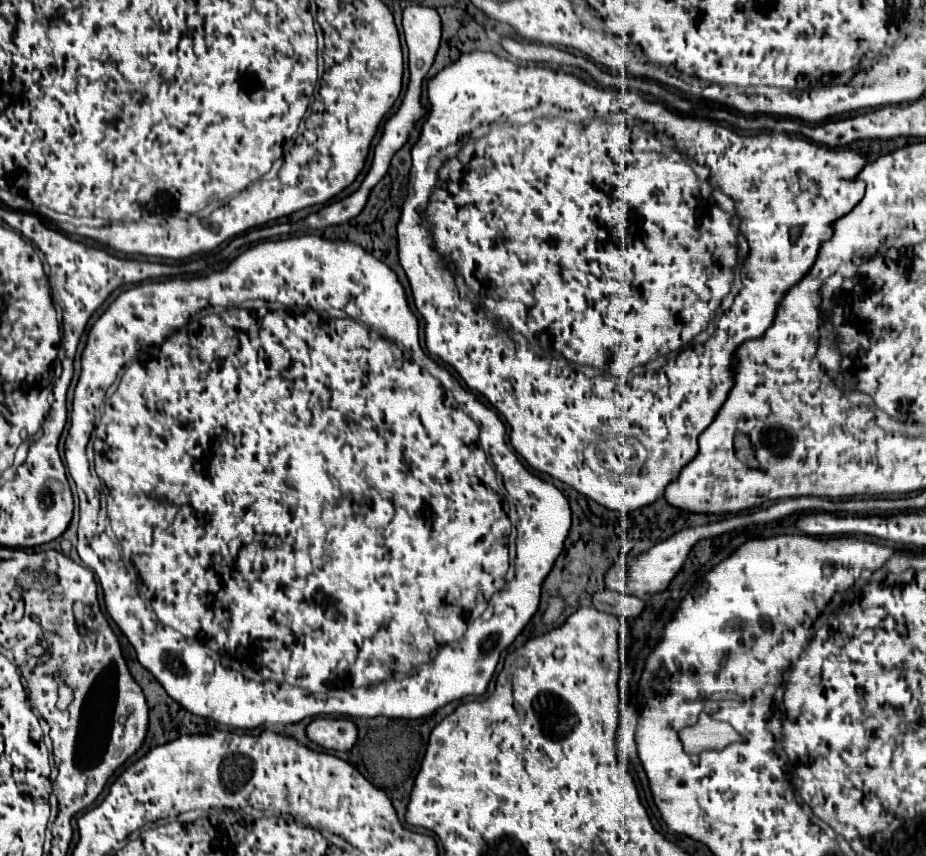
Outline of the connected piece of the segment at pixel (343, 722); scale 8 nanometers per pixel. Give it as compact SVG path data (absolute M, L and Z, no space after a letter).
M316 718L308 724L306 734L328 750L344 752L356 744L356 724L348 718Z

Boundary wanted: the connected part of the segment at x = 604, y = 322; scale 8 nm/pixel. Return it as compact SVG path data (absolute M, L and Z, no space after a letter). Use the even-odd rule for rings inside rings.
M476 50L476 52L470 52L470 54L462 54L462 56L460 56L460 58L458 58L458 60L456 60L456 62L454 62L454 64L452 64L452 66L448 66L448 68L444 68L444 70L442 70L442 72L438 72L438 74L436 74L436 76L434 76L434 78L432 78L432 80L430 80L430 82L428 82L428 102L430 102L430 112L428 112L428 116L426 116L426 122L424 122L424 126L422 126L422 134L420 134L420 140L418 140L418 142L416 142L416 146L414 146L414 148L412 148L412 162L414 162L414 166L412 166L412 174L410 174L410 176L409 176L409 186L408 186L408 198L406 198L406 202L404 202L404 206L402 206L402 216L400 216L400 222L398 222L398 256L400 256L400 264L402 264L402 268L404 268L404 272L406 272L406 276L408 276L408 280L410 280L410 286L412 286L412 294L414 294L414 304L416 304L416 308L418 308L418 312L420 312L420 316L422 316L422 318L424 318L424 322L426 322L426 348L428 348L428 352L430 352L430 354L434 354L434 356L438 356L438 358L440 358L440 360L442 360L442 362L446 362L446 364L450 364L450 366L452 366L452 368L454 368L454 370L456 370L456 372L458 372L458 374L460 374L460 376L462 376L462 380L464 380L464 382L466 382L466 386L468 386L468 388L470 388L470 390L472 390L472 392L476 392L476 394L482 394L482 396L484 396L484 398L486 398L486 400L488 400L488 402L490 402L490 404L492 404L492 406L494 406L494 408L496 408L496 410L498 410L498 412L500 412L500 414L502 414L502 416L504 416L504 418L506 418L506 422L508 422L508 424L510 424L510 428L512 428L512 432L510 432L510 444L512 444L512 446L514 446L514 450L516 450L516 452L518 452L518 454L520 454L520 456L522 456L522 458L524 458L524 460L526 460L526 462L528 462L528 464L530 464L530 466L532 466L532 468L534 468L534 470L538 470L538 472L544 472L544 474L550 474L550 476L554 476L554 478L558 478L558 480L562 480L562 482L564 482L564 484L568 484L568 486L572 486L572 488L574 488L574 490L578 490L578 492L580 492L580 494L584 494L584 496L588 496L588 498L592 498L592 500L596 500L596 502L598 502L598 504L602 504L602 506L606 506L606 508L610 508L610 510L620 510L620 512L632 512L632 510L636 510L636 508L642 508L642 506L646 506L646 504L652 504L652 502L654 502L654 500L656 500L656 498L660 498L660 496L662 496L662 492L664 492L664 488L666 488L666 484L668 484L668 482L670 482L670 480L674 480L674 478L676 478L676 476L678 476L678 472L680 472L680 468L682 468L682 466L684 466L684 464L688 464L688 462L690 462L690 460L692 460L692 458L694 458L694 456L696 456L696 452L698 452L698 436L700 436L700 434L702 434L702 432L704 432L704 430L706 430L706 428L708 428L708 426L710 426L710 422L712 422L712 420L714 420L714 416L716 416L716 412L718 412L718 410L720 410L720 406L722 406L722 404L724 404L724 400L726 400L726 394L728 394L728 390L730 390L730 388L732 388L732 372L730 372L730 366L732 366L732 362L734 362L734 360L732 360L732 356L734 356L734 352L736 352L736 348L738 348L738 346L740 346L740 344L742 344L742 342L746 342L746 340L752 340L752 338L760 338L760 336L764 336L764 332L766 332L766 330L768 330L768 328L770 328L770 324L772 324L772 320L774 320L774 316L776 316L776 308L778 308L778 302L780 302L780 298L782 298L782 296L784 296L784 292L786 292L786 290L788 290L788 288L792 288L792 286L794 286L794 284L796 284L796 282L798 282L798 280L800 280L800 278L802 278L802 276L804 276L804 274L806 274L806 272L808 272L808 270L810 270L810 268L812 268L812 264L814 264L814 260L816 260L816 254L818 254L818 246L820 246L820 242L824 242L824 240L828 240L828 238L830 238L830 236L832 236L832 228L830 228L830 222L832 222L832 220L838 220L838 218L840 218L840 216L844 216L844 214L848 214L848 212L850 212L850 210L852 210L852 208L854 208L854 206L856 206L856 204L858 204L858 202L860 202L860 198L862 198L862 196L864 196L864 182L858 182L858 180L854 180L854 178L856 178L856 174L858 174L858 172L860 172L860 168L864 168L864 164L866 164L866 162L868 162L868 160L866 160L866 158L864 158L864 156L862 156L862 154L856 154L856 152L852 152L852 150L828 150L828 148L824 148L824 146L820 146L820 144L816 144L816 142L808 142L808 140L802 140L802 138L798 138L798 136L796 136L796 138L794 138L794 136L788 136L788 134L778 134L778 132L774 132L774 131L771 131L771 132L763 132L763 133L762 133L762 132L761 132L761 133L758 133L758 134L756 134L756 135L753 135L753 136L744 136L744 135L743 135L743 136L742 136L742 135L740 135L740 134L736 134L736 132L734 132L734 130L730 130L730 127L728 127L728 126L722 126L722 124L719 124L719 123L716 123L716 122L708 122L708 120L706 120L706 119L695 119L695 121L696 121L696 122L688 122L688 118L680 118L680 116L682 116L682 115L681 115L681 114L680 114L680 113L678 113L678 112L675 112L675 111L672 111L672 110L670 110L670 109L668 109L668 108L667 108L667 107L666 107L666 106L665 106L665 104L663 104L663 103L661 103L661 102L658 102L658 101L651 101L651 102L650 102L650 101L649 101L649 100L648 100L648 99L646 99L646 98L644 98L644 97L643 97L643 96L642 96L642 95L640 95L640 94L639 94L639 93L638 93L638 92L636 92L636 91L633 91L633 99L628 99L628 101L626 101L626 100L625 100L625 99L621 99L621 93L619 93L619 92L618 92L618 91L616 91L616 90L614 90L614 89L612 89L612 88L601 88L601 87L595 87L595 86L594 86L594 84L593 84L593 83L587 83L587 82L585 82L585 81L583 81L583 80L581 80L581 79L579 79L579 78L577 78L577 77L576 77L576 76L574 76L574 75L572 75L572 74L570 74L570 73L567 73L567 72L561 72L561 73L558 73L558 72L556 72L556 71L554 71L554 70L552 70L552 69L551 69L551 68L548 68L548 67L546 67L546 66L544 66L544 65L541 65L541 64L530 64L530 65L529 65L529 64L525 64L525 65L524 65L524 64L523 64L523 65L521 65L521 61L522 61L522 60L518 60L518 58L514 58L514 56L512 56L512 54L509 54L509 55L510 55L510 58L504 58L504 56L498 56L498 54L492 54L492 52L478 52L478 50ZM542 102L546 102L546 104L550 104L550 105L551 105L551 106L556 106L556 108L560 108L560 110L572 110L572 111L573 111L573 112L574 112L574 111L575 111L575 112L580 112L580 114L583 114L583 116L582 116L582 119L580 119L580 120L581 120L581 121L584 121L584 120L588 120L588 118L590 118L590 117L593 117L593 116L600 116L600 118L592 118L592 120L588 120L588 122L582 122L582 124L572 124L572 122L568 122L568 120L564 120L564 118L550 118L550 116L542 116L542 118L536 118L536 120L534 120L534 122L530 122L530 124L526 124L526 126L520 126L520 124L500 124L500 122L510 122L510 118L512 118L512 116L514 116L514 114L516 114L516 112L520 112L520 110L532 110L532 108L536 108L536 106L540 106L540 104L542 104ZM482 124L492 124L492 126L490 126L490 128L492 128L492 130L490 130L490 134L488 134L488 136L486 136L486 138L482 138L482 140L478 140L478 142L476 142L476 144L474 144L474 146L472 146L472 144L466 144L466 146L464 146L464 148L462 148L462 150L460 150L460 152L458 152L458 156L456 156L456 158L450 158L450 160L446 160L446 162L444 162L444 166L442 166L442 170L440 170L440 177L439 177L439 175L438 175L438 173L429 173L429 171L428 171L428 168L430 168L430 162L432 162L432 158L434 158L434 156L438 156L438 154L440 154L440 152L442 152L442 150L444 150L444 148L448 148L448 146L450 146L450 144L460 144L460 142L462 142L462 140L464 140L464 132L466 132L466 130L476 130L476 128L478 128L478 126L482 126ZM650 132L655 132L655 133L657 133L657 138L658 138L658 140L660 140L660 142L662 142L662 144L664 144L664 146L666 146L666 148L670 148L670 150L674 150L674 147L675 147L675 148L678 148L678 149L679 149L679 150L681 150L681 151L682 151L682 152L683 152L683 153L684 153L684 154L686 154L686 155L687 155L687 156L688 156L688 157L689 157L689 158L691 158L691 159L692 159L692 160L690 160L690 166L692 166L692 168L694 168L694 170L696 170L696 174L694 174L694 172L692 172L692 168L690 168L690 166L688 166L688 164L684 164L684 160L676 160L676 156L672 156L672 152L670 152L670 150L666 150L666 148L662 148L662 144L660 144L660 142L658 142L658 140L656 140L656 138L654 138L654 136L652 136L652 134L650 134ZM696 176L698 176L698 178L700 178L700 180L706 180L706 178L708 178L708 182L710 182L710 184L712 184L712 188L716 188L716 189L714 189L714 191L713 191L713 193L712 193L712 196L713 196L713 199L714 199L714 200L712 200L712 196L710 196L710 192L712 192L712 188L710 188L710 184L708 184L708 182L698 182L698 178L696 178ZM735 204L736 204L736 216L738 216L738 218L740 218L740 222L746 222L746 239L745 239L745 238L744 238L744 236L743 236L743 235L742 235L742 234L740 234L740 235L739 235L739 236L738 236L738 233L739 233L739 229L738 229L738 228L737 228L737 227L735 227L735 226L733 226L733 225L732 225L732 224L731 224L731 220L732 220L732 215L731 215L731 214L732 214L732 212L733 212L733 210L734 210L734 205L735 205ZM424 210L426 210L426 214L428 214L428 218L430 218L430 222L432 222L432 232L434 232L434 242L436 242L436 248L434 248L434 244L432 244L432 236L430 236L430 234L428 234L428 226L426 226L426 220L422 220L422 212L424 212ZM738 247L739 247L739 249L740 249L740 252L739 252L739 257L740 257L740 258L742 258L742 257L744 257L744 256L745 256L745 255L746 255L746 253L748 253L748 256L746 256L746 262L744 262L744 264L742 264L742 274L740 274L740 272L735 272L735 271L734 271L734 277L735 277L735 278L734 278L734 279L733 279L733 281L732 281L732 282L733 282L733 291L731 291L731 292L730 292L730 280L732 280L732 272L730 272L730 268L732 268L732 266L734 266L734 264L736 264L736 252L738 252ZM436 250L438 250L438 252L440 252L440 254L442 254L442 256L444 256L444 258L448 258L448 260L452 260L452 264L454 264L454 272L456 272L456 274L458 274L458 276L462 276L462 278L464 278L464 280L466 280L466 284L468 284L468 286L470 286L470 288L472 288L472 290L474 290L474 292L476 292L476 294L478 294L478 296L480 296L480 304L474 304L474 302L470 302L470 300L468 300L468 298L462 298L462 296L460 296L460 292L458 292L458 284L456 284L456 274L454 274L454 272L452 272L452 268L450 268L450 264L448 264L448 262L446 262L446 260L444 260L444 258L442 258L442 256L440 256L440 254L438 254L438 252L436 252ZM712 318L714 318L714 334L712 334L712 336L710 336L710 338L708 338L708 340L706 340L706 342L704 342L704 344L702 344L702 346L690 346L690 342L692 342L692 338L694 338L694 336L696 336L696 334L700 334L700 332L702 332L702 330L706 330L706 328L708 328L708 326L710 326L710 322L712 322ZM512 332L520 332L520 334L524 334L524 336L526 336L526 344L518 344L518 342L516 342L516 340L514 340L514 338L512 338ZM558 356L568 356L568 360L572 360L572 362L576 362L576 364L590 364L590 366L596 366L596 368L600 368L600 370L602 370L602 374L600 374L600 378L588 378L588 376L586 376L586 374L584 374L584 372L580 372L580 370L578 370L578 368L574 368L574 366L572 366L572 364L558 364ZM666 356L668 356L668 360L666 360L666 364L668 364L668 366L664 366L664 368L662 368L662 372L664 372L664 374L660 374L660 376L658 376L658 372L656 372L656 370L646 370L646 372L644 372L644 374L642 374L642 376L640 376L640 370L638 370L638 372L636 372L636 368L642 368L642 366L644 366L644 364L646 364L646 362L650 362L650 360L654 360L654 358L666 358Z

